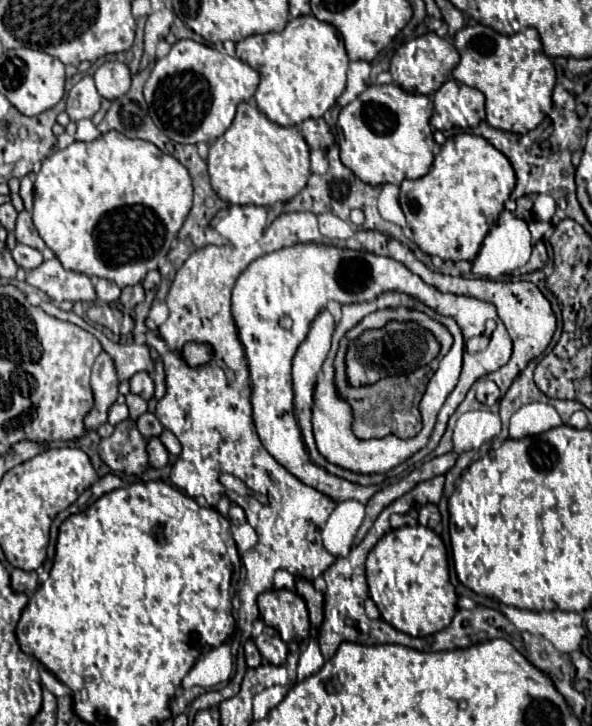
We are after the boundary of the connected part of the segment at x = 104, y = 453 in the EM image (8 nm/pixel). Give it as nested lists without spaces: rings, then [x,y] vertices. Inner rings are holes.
[[[130,418],[116,424],[110,438],[100,440],[98,454],[114,472],[140,476],[148,468],[146,440]]]

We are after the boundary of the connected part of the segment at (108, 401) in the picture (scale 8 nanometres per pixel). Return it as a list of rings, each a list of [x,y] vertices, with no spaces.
[[[102,352],[94,366],[92,366],[92,390],[94,390],[94,408],[86,416],[86,424],[90,430],[96,430],[102,422],[106,422],[106,412],[108,408],[116,402],[118,398],[118,376],[116,368],[112,364],[112,358]]]

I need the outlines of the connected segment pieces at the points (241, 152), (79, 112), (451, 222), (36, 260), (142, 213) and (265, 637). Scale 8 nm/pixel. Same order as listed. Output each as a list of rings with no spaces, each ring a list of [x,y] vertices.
[[[240,102],[232,126],[210,144],[208,174],[226,204],[272,206],[294,198],[310,178],[310,148],[296,128],[270,122],[254,104]]]
[[[84,76],[68,92],[66,112],[72,122],[78,122],[82,118],[92,118],[100,110],[100,102],[102,102],[102,96],[94,86],[92,76]]]
[[[458,134],[444,142],[442,152],[434,158],[434,166],[426,176],[418,180],[402,182],[400,206],[404,210],[408,228],[414,234],[414,242],[422,252],[430,256],[440,256],[442,260],[454,260],[454,262],[474,260],[484,236],[490,230],[490,220],[498,220],[514,184],[516,184],[514,168],[500,150],[492,148],[492,144],[488,144],[488,140],[484,140],[482,136]]]
[[[16,244],[16,248],[12,250],[12,258],[24,270],[32,270],[32,268],[40,266],[42,260],[44,260],[42,254],[36,248],[30,248],[26,244]]]
[[[116,130],[102,134],[100,138],[92,140],[92,142],[72,142],[70,146],[62,148],[62,150],[54,150],[44,162],[42,168],[34,180],[34,210],[32,210],[32,218],[34,218],[34,226],[40,234],[40,238],[46,242],[48,248],[54,250],[54,254],[58,256],[58,260],[62,262],[62,266],[66,270],[74,270],[74,272],[82,272],[86,276],[98,276],[98,278],[106,278],[116,282],[120,288],[138,284],[146,278],[146,274],[150,270],[158,268],[158,262],[162,258],[166,258],[172,240],[176,238],[178,230],[182,228],[188,212],[192,208],[192,180],[188,170],[170,154],[164,154],[162,150],[158,150],[152,142],[146,140],[138,140],[138,138],[128,138]]]
[[[264,626],[264,632],[254,640],[254,644],[260,650],[262,658],[266,658],[270,664],[276,664],[276,666],[284,664],[286,654],[288,654],[288,646],[282,642],[280,634],[274,628]]]

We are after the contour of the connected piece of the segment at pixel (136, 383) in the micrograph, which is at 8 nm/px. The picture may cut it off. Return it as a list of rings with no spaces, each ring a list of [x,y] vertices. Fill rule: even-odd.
[[[138,372],[130,378],[130,392],[142,396],[144,400],[150,400],[154,396],[154,382],[146,372]]]

